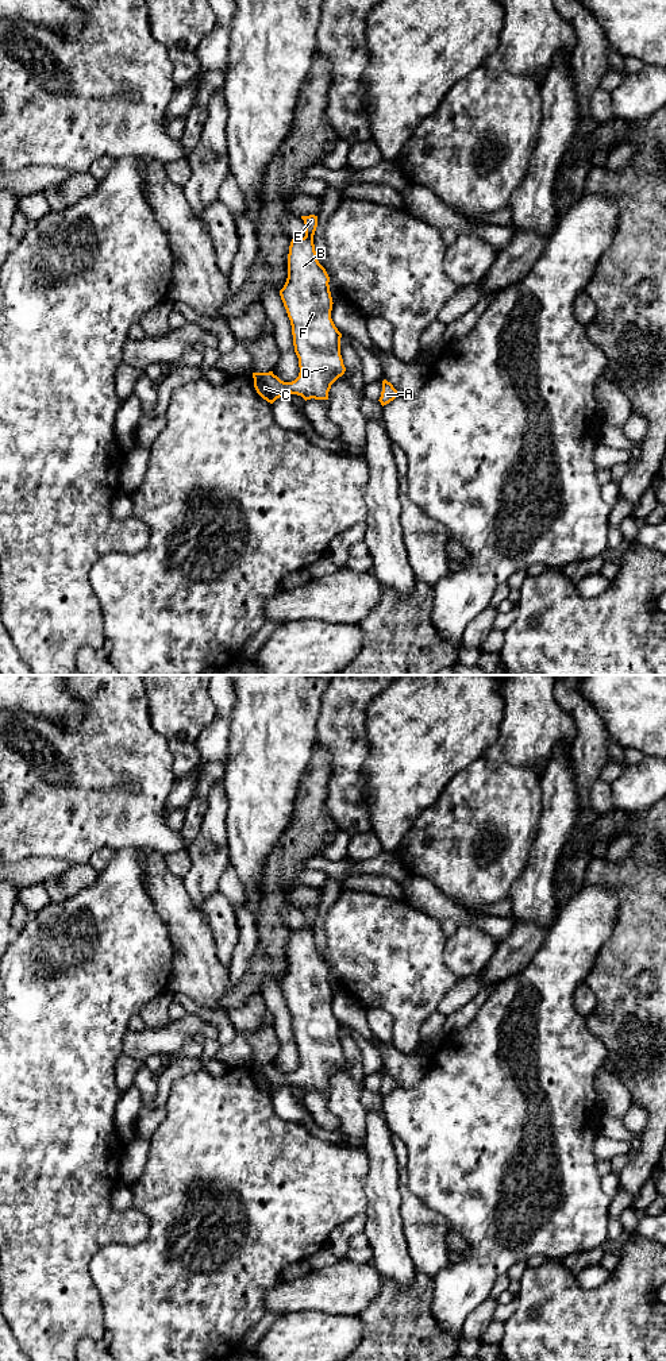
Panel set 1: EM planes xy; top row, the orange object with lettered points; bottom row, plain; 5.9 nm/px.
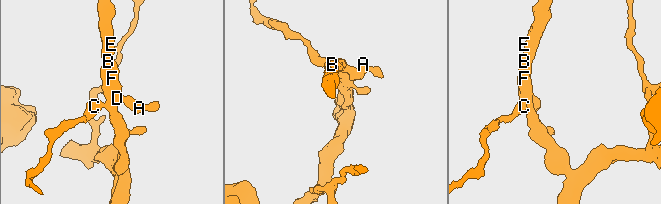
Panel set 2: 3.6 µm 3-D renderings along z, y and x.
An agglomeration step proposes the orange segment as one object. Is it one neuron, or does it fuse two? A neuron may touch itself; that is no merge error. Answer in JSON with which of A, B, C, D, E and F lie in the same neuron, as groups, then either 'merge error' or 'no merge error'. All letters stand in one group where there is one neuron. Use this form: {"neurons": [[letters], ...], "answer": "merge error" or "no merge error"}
{"neurons": [["A", "B", "C", "D", "E", "F"]], "answer": "no merge error"}

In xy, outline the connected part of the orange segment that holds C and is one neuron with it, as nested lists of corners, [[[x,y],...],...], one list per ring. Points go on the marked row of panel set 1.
[[[301,216],[305,224],[305,236],[292,239],[288,254],[288,278],[280,290],[281,300],[292,325],[294,352],[299,358],[300,373],[292,382],[284,382],[273,371],[253,373],[257,393],[273,404],[281,396],[290,393],[301,396],[305,401],[328,400],[331,385],[344,374],[346,367],[340,355],[342,333],[331,319],[332,297],[330,277],[316,258],[313,235],[317,227],[317,216]]]

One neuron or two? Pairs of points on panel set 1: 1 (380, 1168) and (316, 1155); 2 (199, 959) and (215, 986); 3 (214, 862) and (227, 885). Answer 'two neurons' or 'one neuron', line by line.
1: two neurons
2: one neuron
3: two neurons

